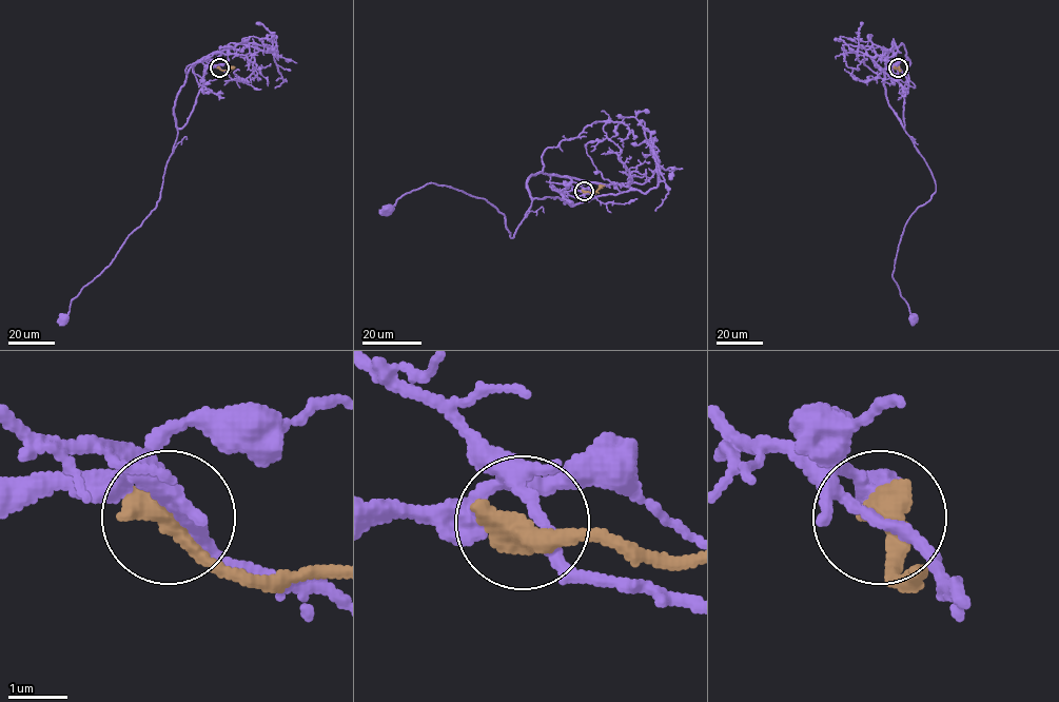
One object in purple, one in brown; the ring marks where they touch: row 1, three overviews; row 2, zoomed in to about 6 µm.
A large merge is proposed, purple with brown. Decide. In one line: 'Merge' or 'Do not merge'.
Do not merge

